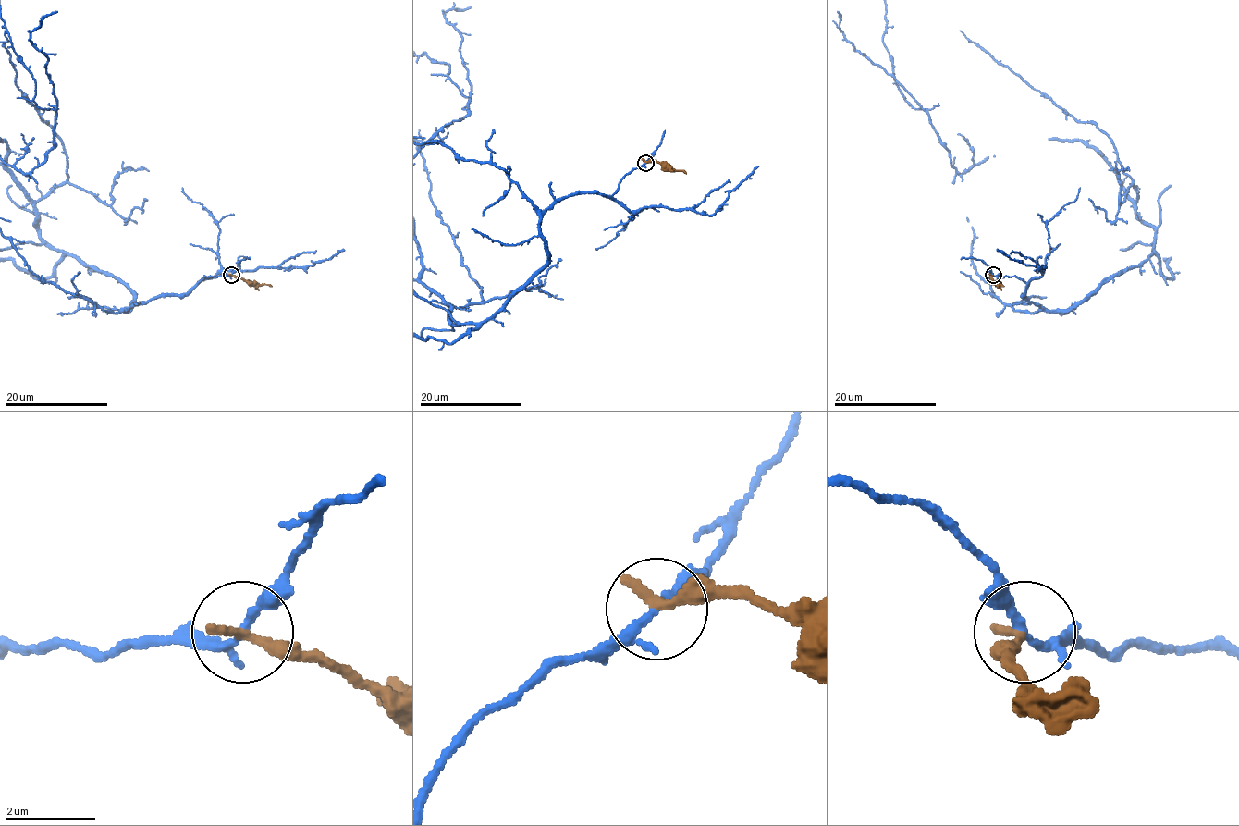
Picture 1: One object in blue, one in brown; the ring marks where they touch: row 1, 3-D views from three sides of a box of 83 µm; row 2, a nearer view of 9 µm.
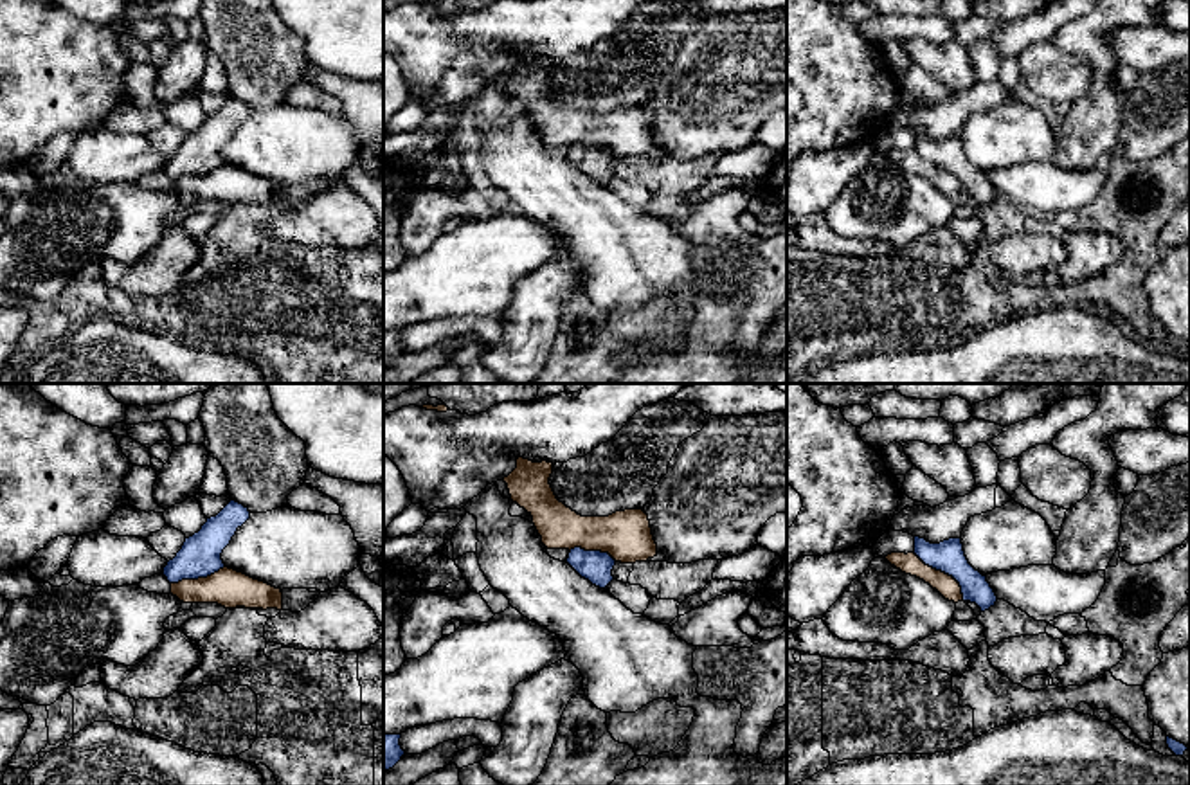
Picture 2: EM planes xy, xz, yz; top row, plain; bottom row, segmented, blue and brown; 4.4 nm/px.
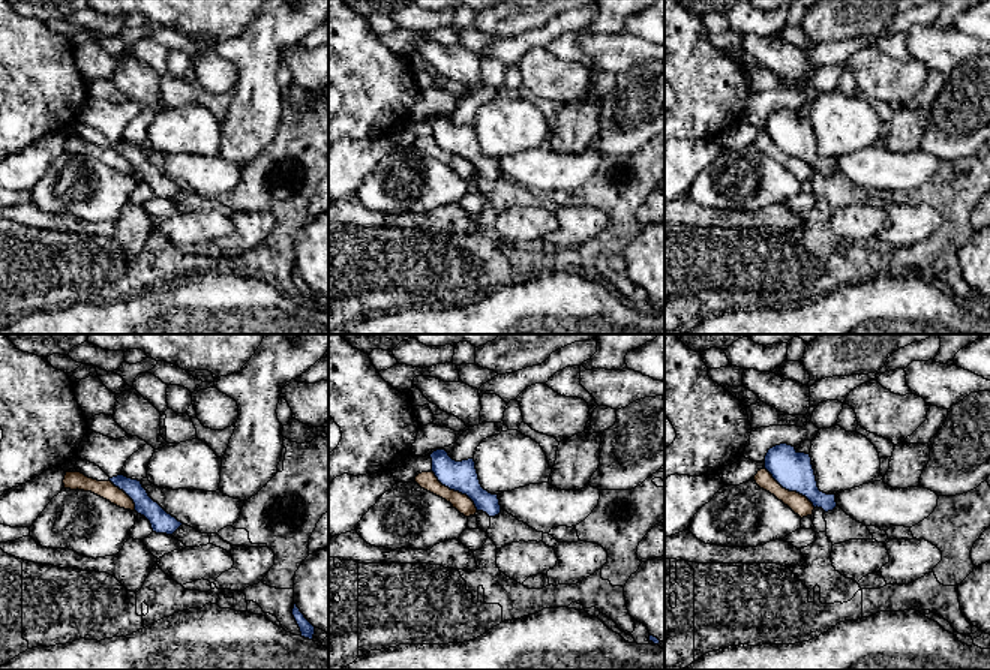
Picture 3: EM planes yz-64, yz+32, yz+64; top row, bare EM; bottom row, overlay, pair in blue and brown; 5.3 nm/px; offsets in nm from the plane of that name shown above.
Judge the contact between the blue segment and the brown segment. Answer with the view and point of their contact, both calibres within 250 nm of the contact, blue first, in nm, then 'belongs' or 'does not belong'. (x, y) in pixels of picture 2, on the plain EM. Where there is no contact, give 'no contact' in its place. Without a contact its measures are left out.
yz (944, 168) | 140/90 nm | does not belong

